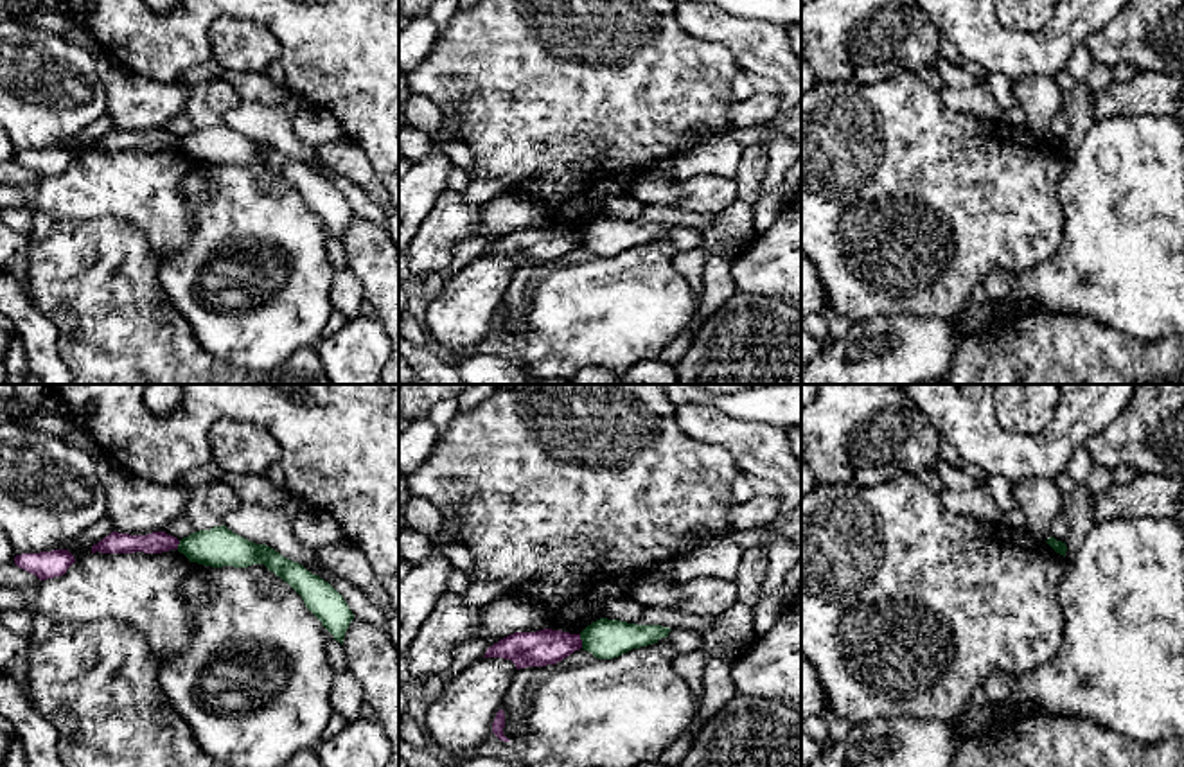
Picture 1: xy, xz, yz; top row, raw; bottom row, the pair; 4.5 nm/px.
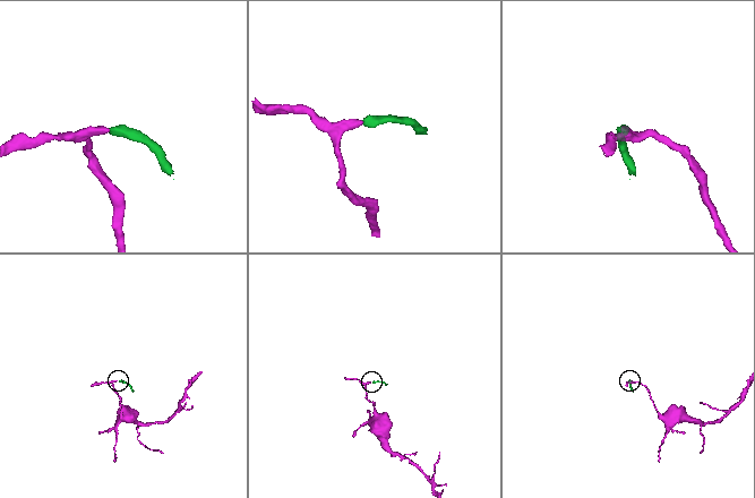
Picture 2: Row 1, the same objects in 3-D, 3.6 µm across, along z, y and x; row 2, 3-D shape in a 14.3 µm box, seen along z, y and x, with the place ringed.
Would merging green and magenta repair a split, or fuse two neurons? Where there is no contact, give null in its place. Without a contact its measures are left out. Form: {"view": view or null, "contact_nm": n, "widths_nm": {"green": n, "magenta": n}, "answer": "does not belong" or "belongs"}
{"view": "xz", "contact_nm": 70, "widths_nm": {"green": 180, "magenta": 160}, "answer": "does not belong"}

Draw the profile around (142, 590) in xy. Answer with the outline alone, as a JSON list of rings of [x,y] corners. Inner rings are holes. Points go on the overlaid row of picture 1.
[[[178,550],[88,553],[65,575],[41,580],[36,614],[54,623],[122,622],[140,632],[162,661],[180,654],[196,630],[183,584],[201,566]]]

